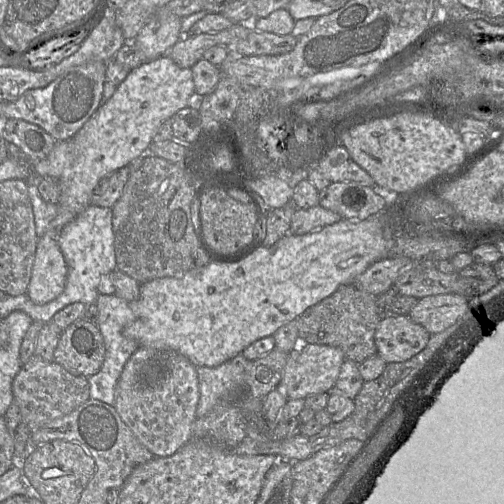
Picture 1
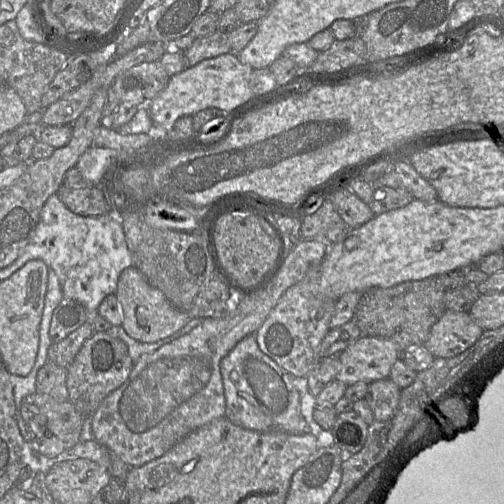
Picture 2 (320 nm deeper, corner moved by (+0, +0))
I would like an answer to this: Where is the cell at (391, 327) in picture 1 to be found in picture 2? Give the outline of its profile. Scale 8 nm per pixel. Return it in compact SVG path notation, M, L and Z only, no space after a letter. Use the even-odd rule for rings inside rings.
M445 310L424 346L434 357L453 357L471 347L483 331L467 311Z

